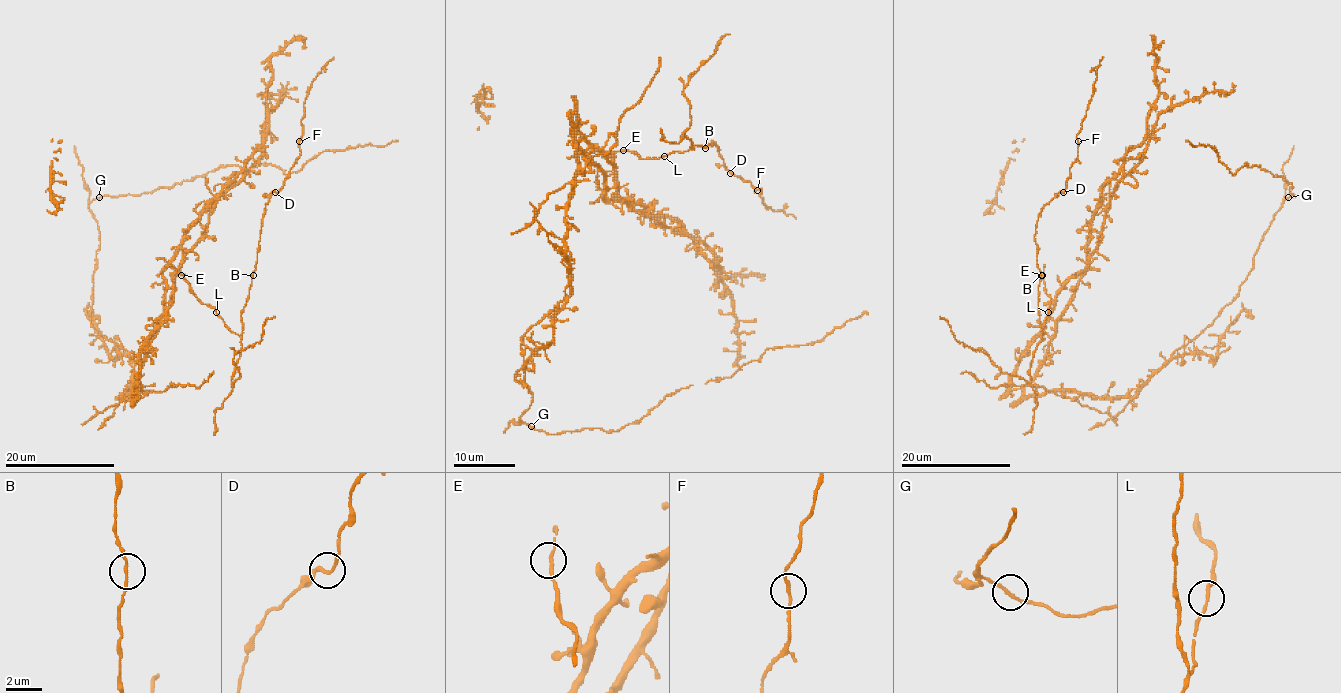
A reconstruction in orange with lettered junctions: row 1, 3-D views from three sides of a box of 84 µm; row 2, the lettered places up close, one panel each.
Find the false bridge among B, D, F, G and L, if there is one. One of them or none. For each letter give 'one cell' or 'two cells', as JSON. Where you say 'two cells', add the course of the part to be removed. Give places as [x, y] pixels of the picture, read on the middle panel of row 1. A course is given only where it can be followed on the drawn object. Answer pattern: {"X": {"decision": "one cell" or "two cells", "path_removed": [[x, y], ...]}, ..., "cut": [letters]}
{"B": {"decision": "one cell"}, "D": {"decision": "one cell"}, "F": {"decision": "one cell"}, "G": {"decision": "one cell"}, "L": {"decision": "one cell"}, "cut": []}

